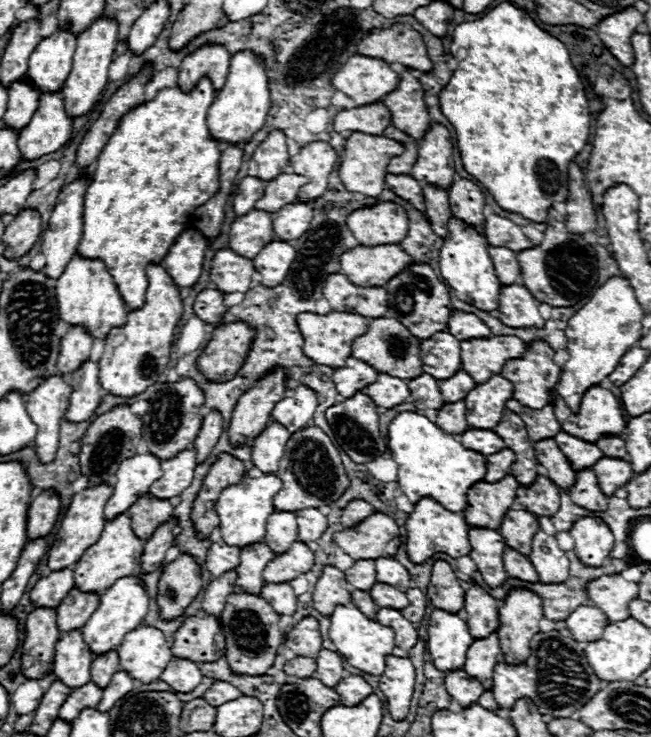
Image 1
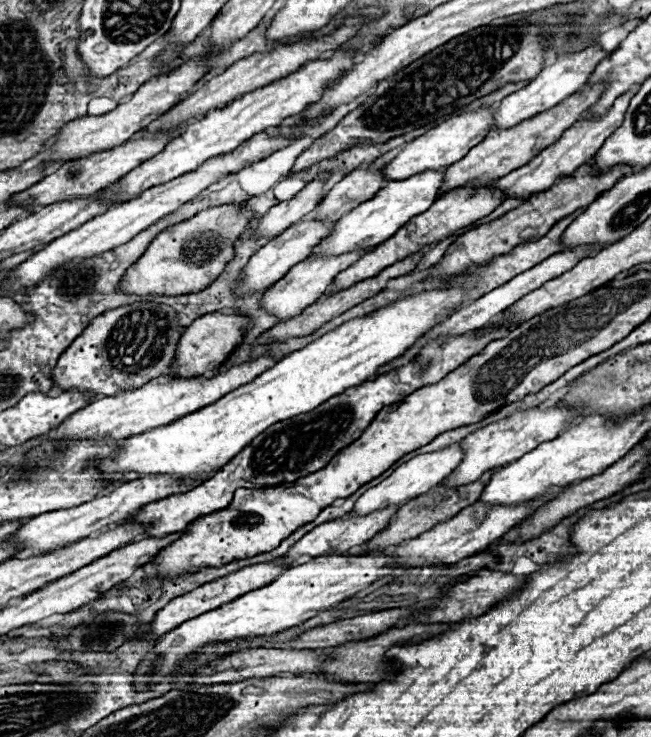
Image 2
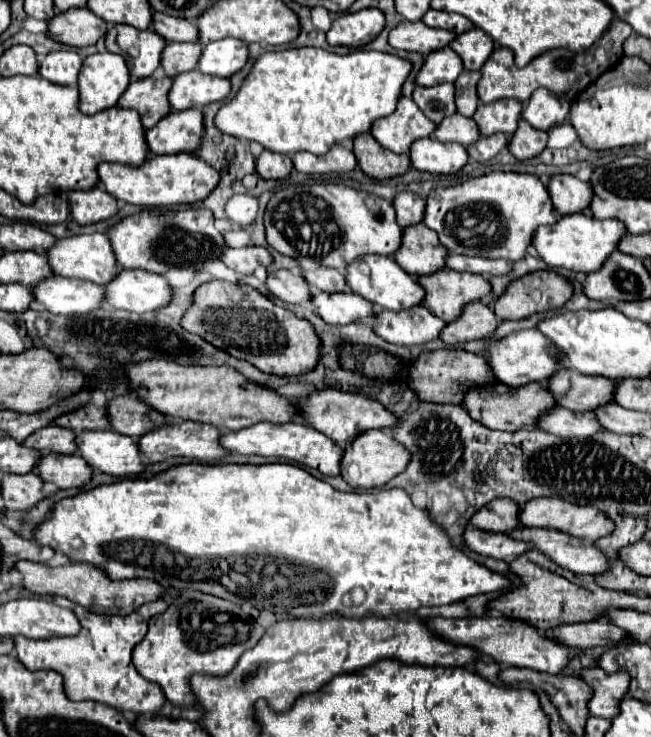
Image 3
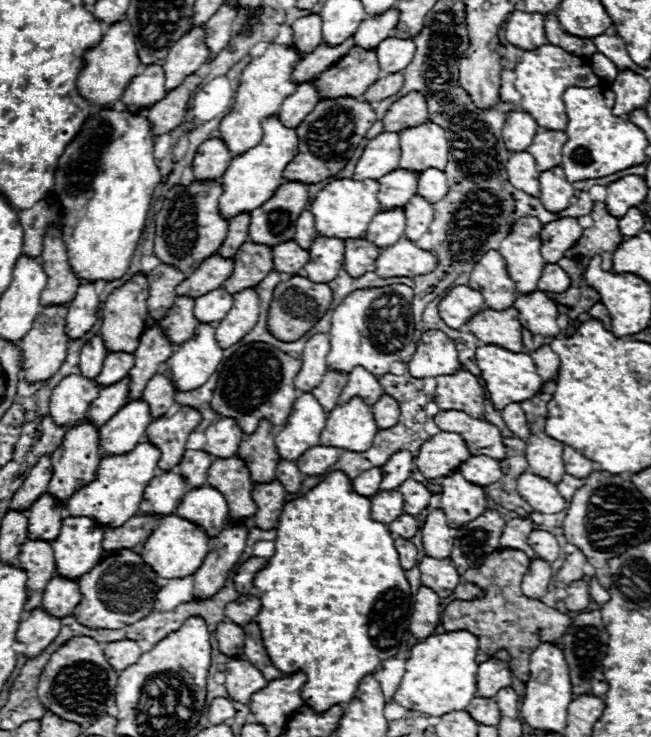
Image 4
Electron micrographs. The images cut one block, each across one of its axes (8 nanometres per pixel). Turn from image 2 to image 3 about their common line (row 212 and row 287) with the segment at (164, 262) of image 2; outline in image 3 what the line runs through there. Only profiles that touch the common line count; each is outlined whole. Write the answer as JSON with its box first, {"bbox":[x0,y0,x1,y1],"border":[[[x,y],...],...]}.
{"bbox":[180,280,320,376],"border":[[[212,280],[198,286],[194,302],[184,312],[180,326],[212,346],[220,346],[230,356],[254,364],[266,374],[296,376],[312,370],[318,362],[320,340],[310,322],[282,306],[276,306],[268,296],[246,284]]]}

